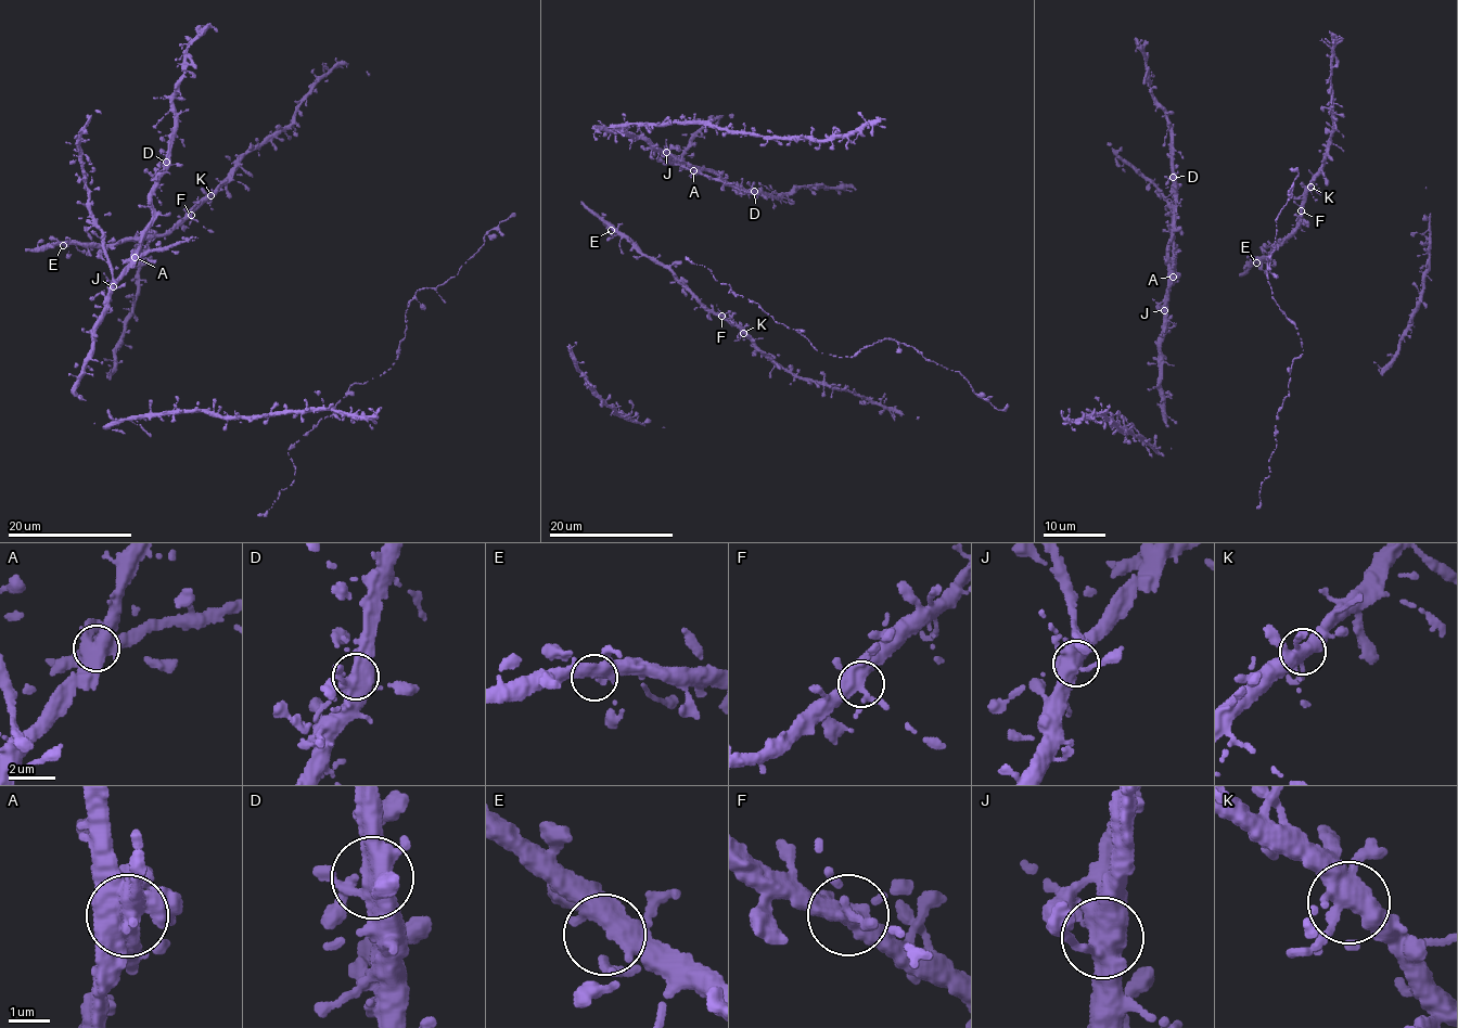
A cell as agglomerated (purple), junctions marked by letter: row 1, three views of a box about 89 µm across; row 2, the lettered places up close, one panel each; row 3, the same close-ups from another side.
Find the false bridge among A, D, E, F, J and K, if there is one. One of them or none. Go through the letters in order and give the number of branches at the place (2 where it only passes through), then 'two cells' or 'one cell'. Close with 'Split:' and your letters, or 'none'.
A: branches 6; two cells
D: branches 6; one cell
E: branches 4; one cell
F: branches 6; one cell
J: branches 5; one cell
K: branches 6; one cell
Split: A

